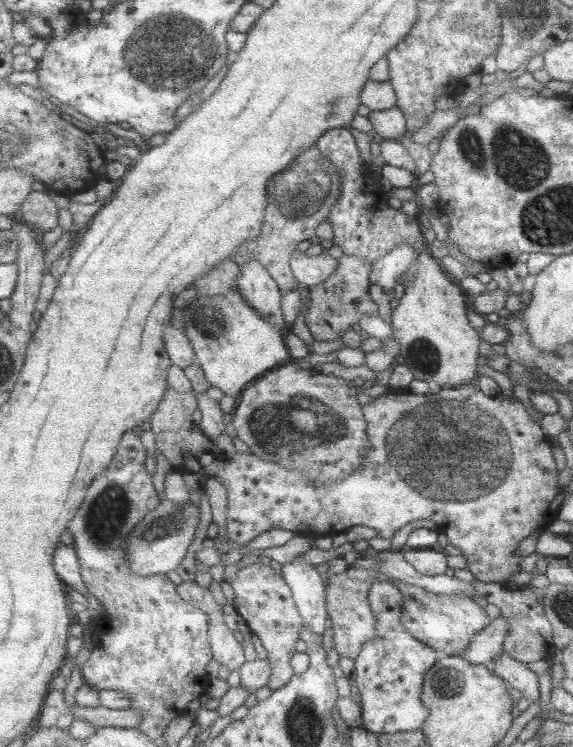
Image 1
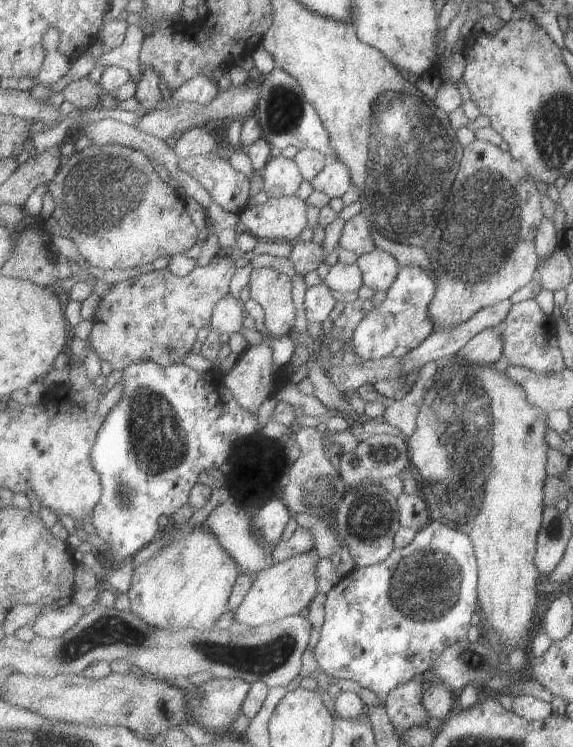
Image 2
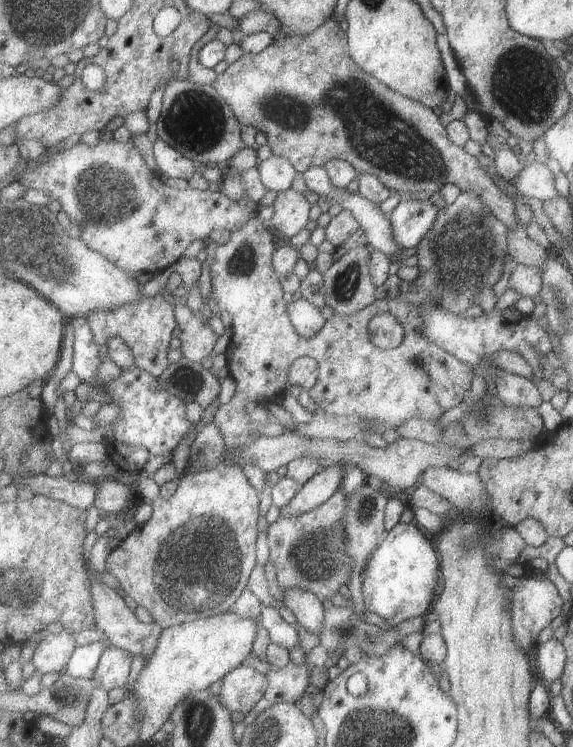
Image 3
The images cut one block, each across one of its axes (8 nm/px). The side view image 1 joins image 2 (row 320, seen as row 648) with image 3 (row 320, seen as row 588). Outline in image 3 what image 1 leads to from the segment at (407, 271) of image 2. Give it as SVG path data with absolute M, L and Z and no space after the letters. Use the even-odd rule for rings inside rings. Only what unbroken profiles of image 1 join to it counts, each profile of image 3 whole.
M390 312L376 314L369 323L373 344L382 349L396 349L401 346L405 333L404 324Z

